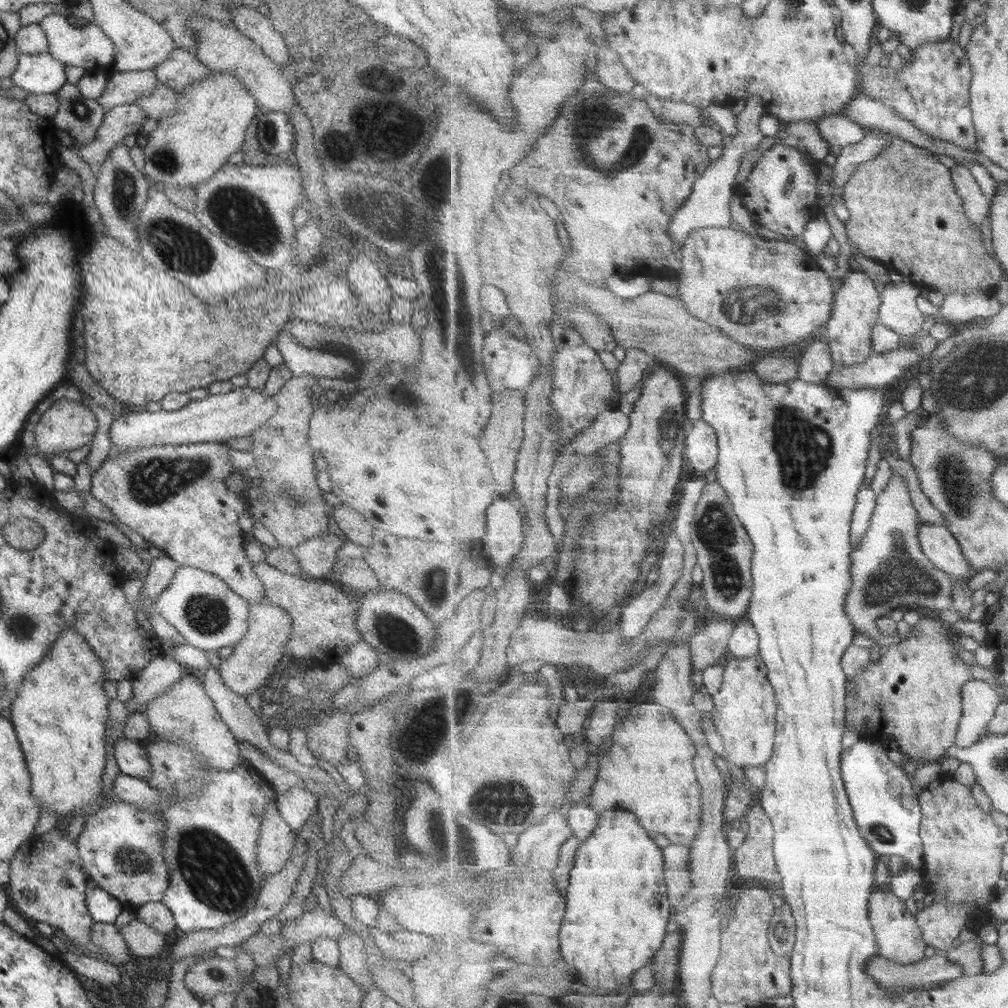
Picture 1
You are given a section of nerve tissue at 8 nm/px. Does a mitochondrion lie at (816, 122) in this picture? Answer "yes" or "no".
no

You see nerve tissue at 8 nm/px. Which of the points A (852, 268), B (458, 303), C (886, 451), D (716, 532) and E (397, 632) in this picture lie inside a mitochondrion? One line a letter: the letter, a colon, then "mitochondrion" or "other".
A: other
B: mitochondrion
C: other
D: mitochondrion
E: mitochondrion

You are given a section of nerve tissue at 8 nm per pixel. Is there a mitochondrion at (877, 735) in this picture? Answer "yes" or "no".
no

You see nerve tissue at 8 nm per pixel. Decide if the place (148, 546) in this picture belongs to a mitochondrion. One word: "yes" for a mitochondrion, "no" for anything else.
no

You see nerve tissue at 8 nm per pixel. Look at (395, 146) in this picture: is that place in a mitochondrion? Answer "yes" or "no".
no

